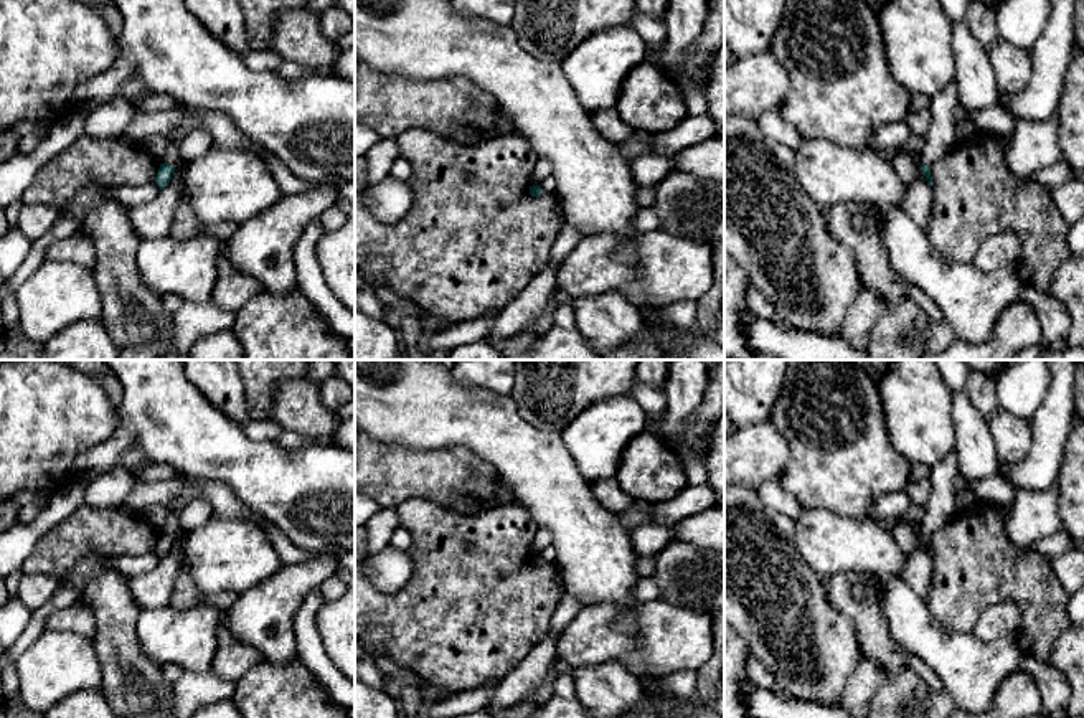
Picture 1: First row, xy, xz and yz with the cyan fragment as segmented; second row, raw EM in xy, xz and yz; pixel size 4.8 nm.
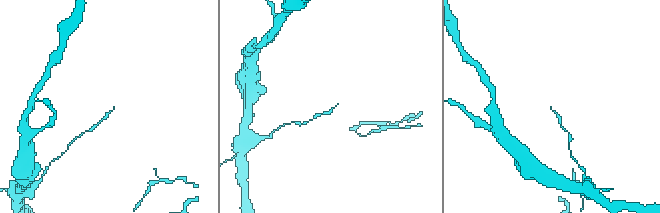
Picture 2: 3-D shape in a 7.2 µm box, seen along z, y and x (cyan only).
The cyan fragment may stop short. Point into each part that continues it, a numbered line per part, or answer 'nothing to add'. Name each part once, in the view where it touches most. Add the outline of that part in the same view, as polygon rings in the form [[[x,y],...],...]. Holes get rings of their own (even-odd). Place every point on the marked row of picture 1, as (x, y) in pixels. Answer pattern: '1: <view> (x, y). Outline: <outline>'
1: xy (172, 154). Outline: [[[168,134],[167,139],[168,139],[168,145],[167,145],[167,152],[163,155],[162,163],[168,163],[168,165],[175,167],[180,158],[181,137],[178,134]]]

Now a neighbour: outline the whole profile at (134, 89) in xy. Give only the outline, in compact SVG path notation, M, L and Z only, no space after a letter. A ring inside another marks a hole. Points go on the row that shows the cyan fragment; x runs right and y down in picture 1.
M135 76L129 78L120 87L119 96L130 102L144 99L152 91Z

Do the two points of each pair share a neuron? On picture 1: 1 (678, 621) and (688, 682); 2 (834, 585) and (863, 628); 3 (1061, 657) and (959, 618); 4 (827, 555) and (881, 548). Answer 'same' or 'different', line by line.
1: different
2: same
3: different
4: same

